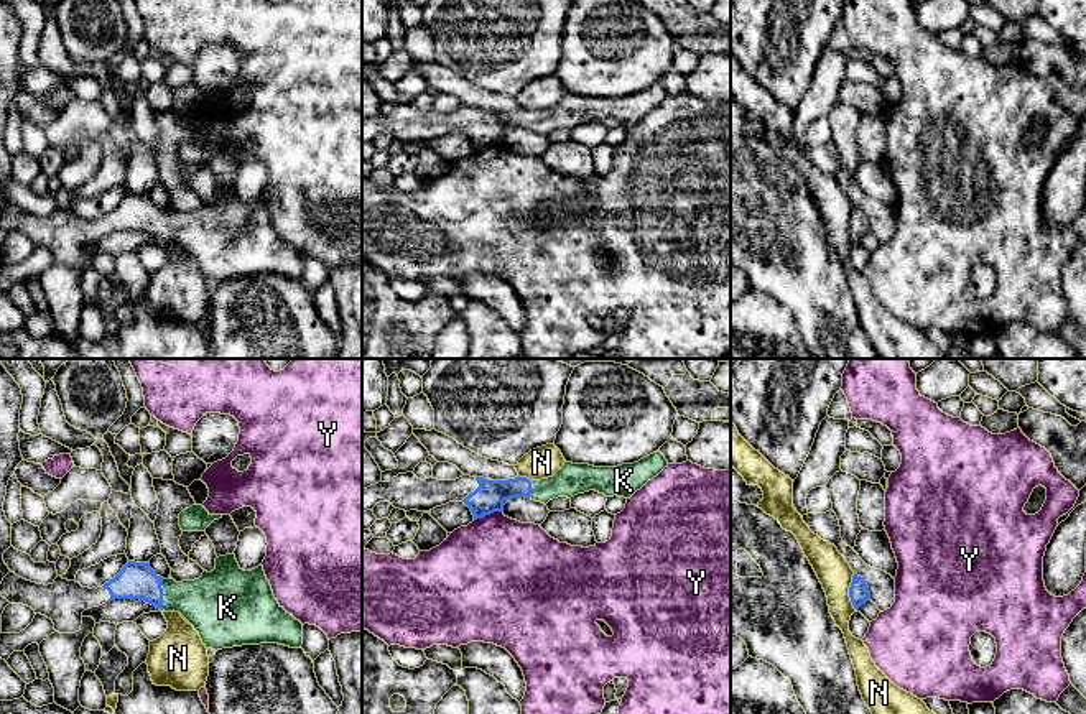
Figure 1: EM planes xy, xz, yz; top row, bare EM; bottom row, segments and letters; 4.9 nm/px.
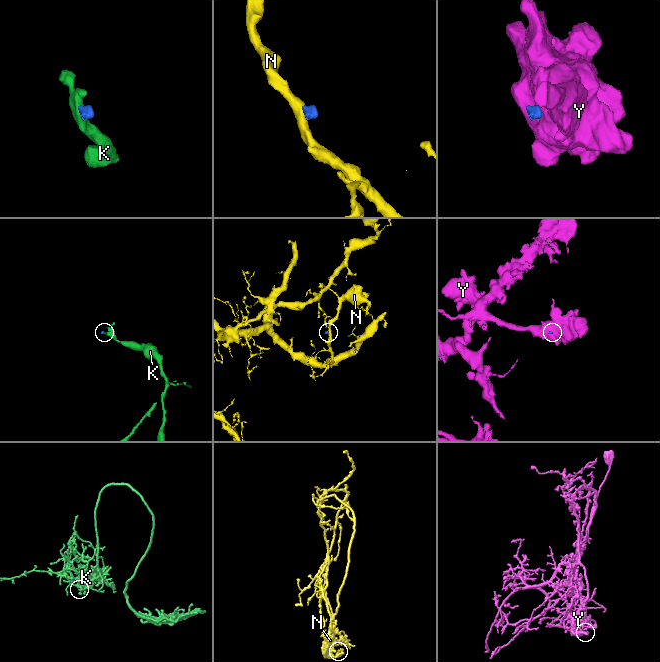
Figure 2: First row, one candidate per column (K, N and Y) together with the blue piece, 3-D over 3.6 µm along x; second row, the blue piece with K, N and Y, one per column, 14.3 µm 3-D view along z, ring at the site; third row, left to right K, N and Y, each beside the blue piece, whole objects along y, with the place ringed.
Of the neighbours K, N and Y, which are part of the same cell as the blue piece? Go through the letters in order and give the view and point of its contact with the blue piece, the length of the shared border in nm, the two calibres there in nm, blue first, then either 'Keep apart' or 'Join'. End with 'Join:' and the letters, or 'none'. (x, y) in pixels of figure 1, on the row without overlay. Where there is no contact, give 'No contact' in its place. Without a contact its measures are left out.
K: Touches blue at xy (162, 226). Shared border 150 nm. Thickness 180 nm (blue) against 280 nm. Join
N: Touches blue at yz (849, 224). Shared border 180 nm. Thickness 100 nm (blue) against 160 nm. Keep apart
Y: Touches blue at xz (487, 145). Shared border 140 nm. Thickness 150 nm (blue) against 460 nm. Keep apart
Join: K

